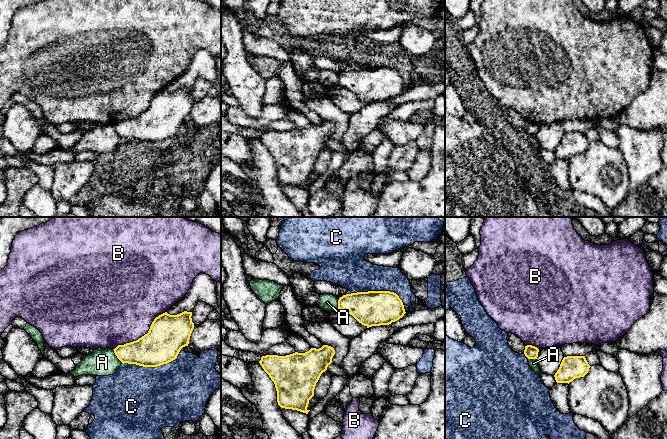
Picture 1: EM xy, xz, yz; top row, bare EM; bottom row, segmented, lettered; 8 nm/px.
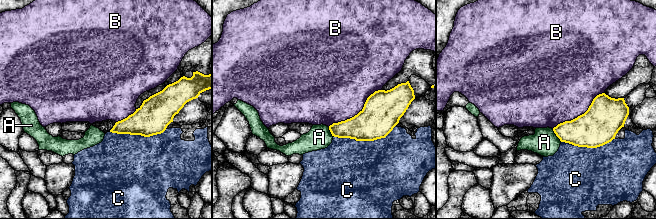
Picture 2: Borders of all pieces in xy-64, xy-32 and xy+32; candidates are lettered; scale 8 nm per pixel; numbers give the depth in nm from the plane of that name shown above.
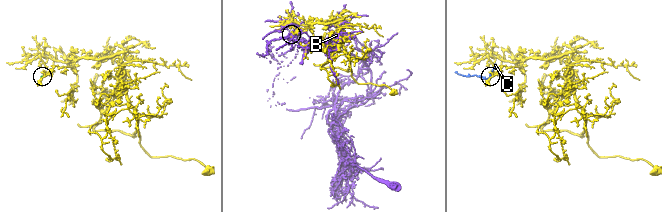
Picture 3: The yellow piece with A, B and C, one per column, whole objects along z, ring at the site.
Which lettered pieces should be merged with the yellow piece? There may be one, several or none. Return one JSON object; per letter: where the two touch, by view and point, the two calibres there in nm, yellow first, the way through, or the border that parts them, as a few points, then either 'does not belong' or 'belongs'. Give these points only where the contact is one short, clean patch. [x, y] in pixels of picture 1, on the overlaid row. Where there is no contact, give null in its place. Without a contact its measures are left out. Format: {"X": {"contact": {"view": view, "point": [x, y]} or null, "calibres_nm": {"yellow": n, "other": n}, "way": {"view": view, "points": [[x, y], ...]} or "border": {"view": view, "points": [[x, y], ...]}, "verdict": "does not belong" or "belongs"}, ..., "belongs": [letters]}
{"A": {"contact": {"view": "xy", "point": [116, 355]}, "calibres_nm": {"yellow": 240, "other": 220}, "border": {"view": "xy", "points": [[112, 349], [122, 362]]}, "verdict": "does not belong"}, "B": {"contact": {"view": "xy", "point": [142, 336]}, "calibres_nm": {"yellow": 320, "other": 500}, "verdict": "does not belong"}, "C": {"contact": {"view": "xz", "point": [376, 291]}, "calibres_nm": {"yellow": 280, "other": 280}, "verdict": "does not belong"}, "belongs": []}

